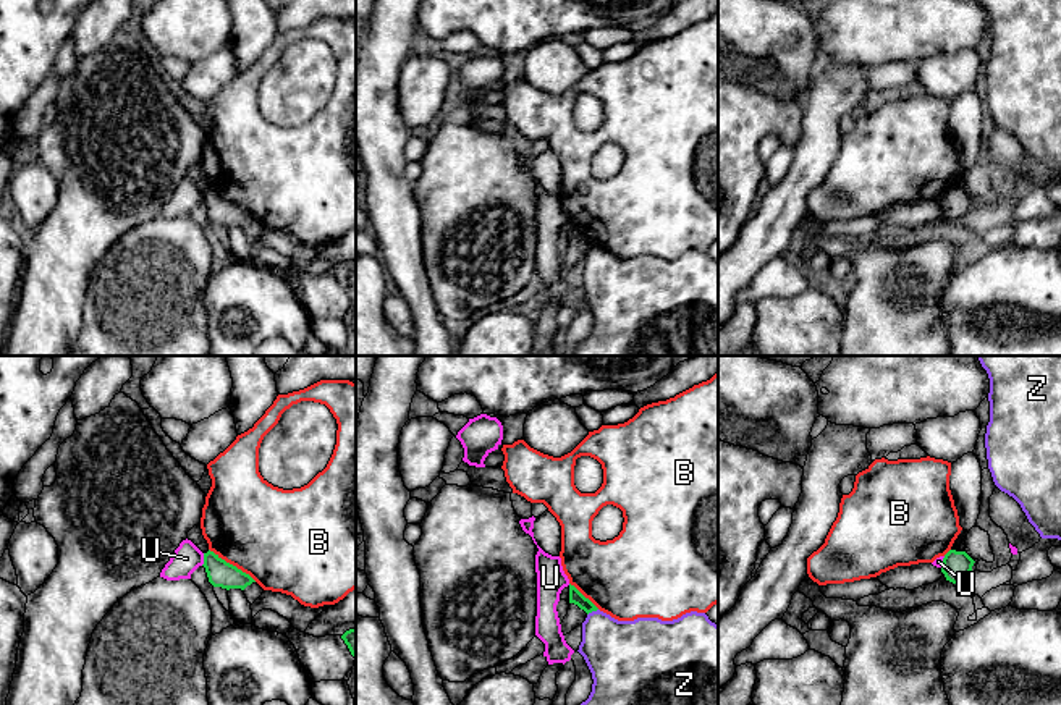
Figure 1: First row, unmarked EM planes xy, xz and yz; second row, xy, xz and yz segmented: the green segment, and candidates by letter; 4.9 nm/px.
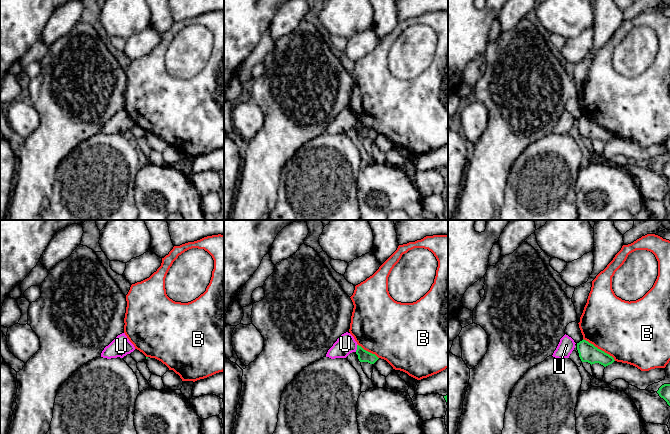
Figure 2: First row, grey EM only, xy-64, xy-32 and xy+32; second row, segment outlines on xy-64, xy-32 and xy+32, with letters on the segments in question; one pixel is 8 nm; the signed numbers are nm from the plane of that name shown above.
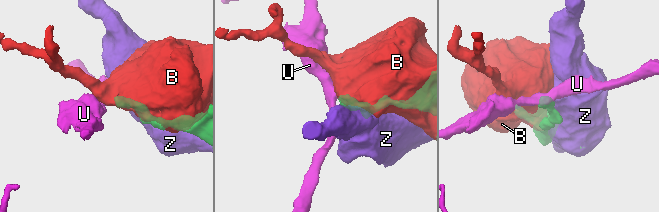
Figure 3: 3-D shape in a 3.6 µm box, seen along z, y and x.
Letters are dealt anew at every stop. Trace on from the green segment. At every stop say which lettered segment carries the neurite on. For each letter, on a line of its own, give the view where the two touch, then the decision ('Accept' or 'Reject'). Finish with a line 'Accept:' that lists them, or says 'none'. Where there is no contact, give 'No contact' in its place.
B: Touches green in xy. Reject
U: Touches green in xy. Reject
Z: Touches green in xz. Reject
Accept: none

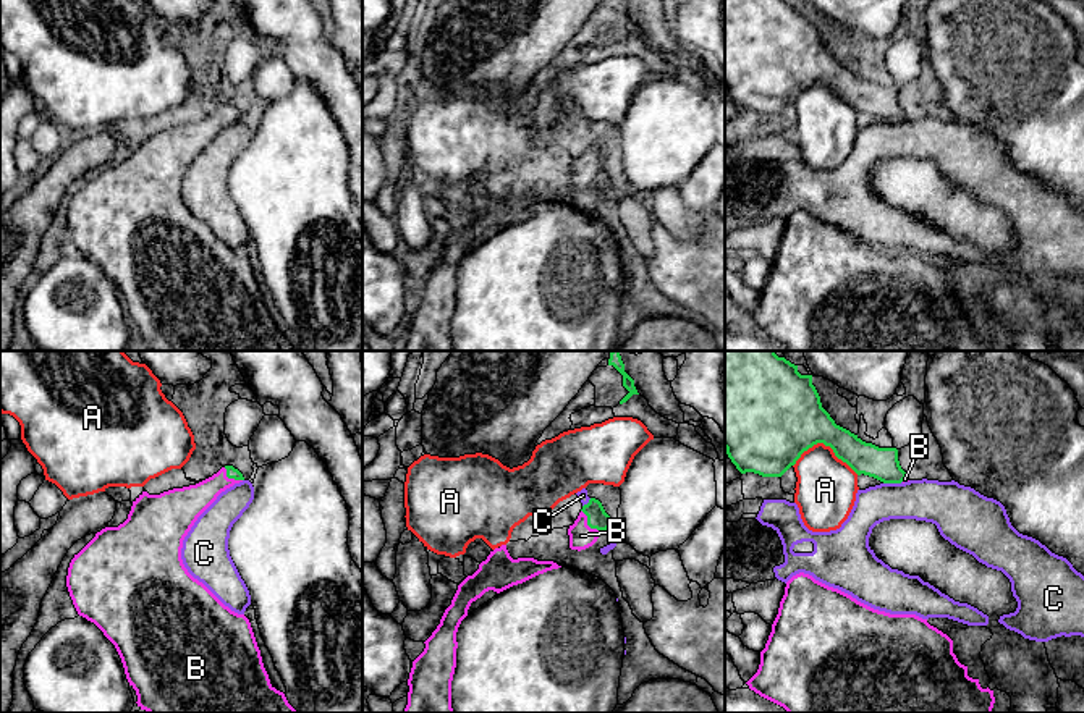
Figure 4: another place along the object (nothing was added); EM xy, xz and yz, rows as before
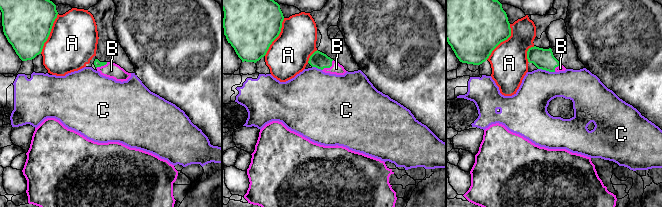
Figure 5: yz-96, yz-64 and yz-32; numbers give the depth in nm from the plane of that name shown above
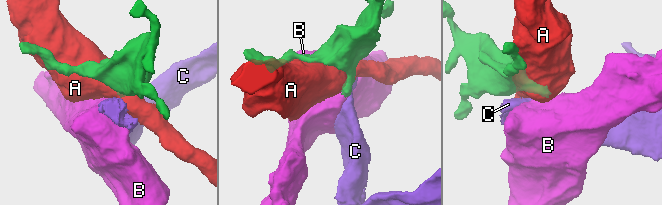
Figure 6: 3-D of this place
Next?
A: Touches green in yz. Reject
B: Touches green in xz. Accept
C: Touches green in yz. Reject
Accept: B

